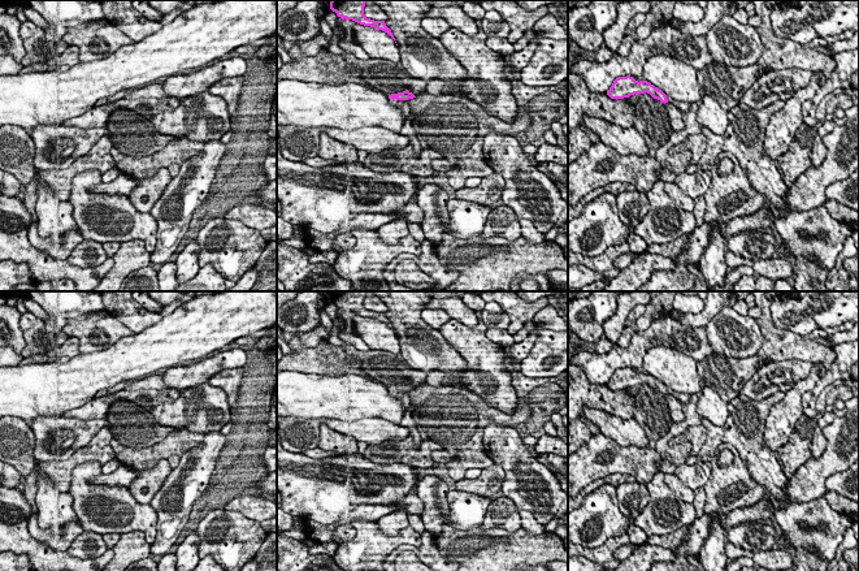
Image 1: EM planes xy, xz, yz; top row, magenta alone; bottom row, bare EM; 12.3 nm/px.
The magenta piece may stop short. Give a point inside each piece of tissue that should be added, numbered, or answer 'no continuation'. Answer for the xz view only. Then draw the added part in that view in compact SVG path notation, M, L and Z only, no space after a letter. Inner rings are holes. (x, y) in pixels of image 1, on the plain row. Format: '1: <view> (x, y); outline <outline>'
1: xz (403, 396); outline M389 389L390 394L398 399L402 401L403 407L409 407L411 398L408 395L408 392L398 392Z

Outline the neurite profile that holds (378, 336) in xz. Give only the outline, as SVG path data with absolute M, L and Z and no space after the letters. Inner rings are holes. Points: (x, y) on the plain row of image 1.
M346 310L340 317L353 323L359 337L368 345L369 350L389 351L395 355L400 352L399 339L387 324Z

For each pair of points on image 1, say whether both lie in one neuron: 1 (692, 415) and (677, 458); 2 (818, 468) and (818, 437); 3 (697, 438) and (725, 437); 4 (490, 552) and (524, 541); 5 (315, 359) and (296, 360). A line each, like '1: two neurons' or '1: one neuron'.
1: one neuron
2: two neurons
3: two neurons
4: one neuron
5: one neuron

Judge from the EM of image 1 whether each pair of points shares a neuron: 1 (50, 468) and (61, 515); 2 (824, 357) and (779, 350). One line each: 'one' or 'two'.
1: two
2: one

